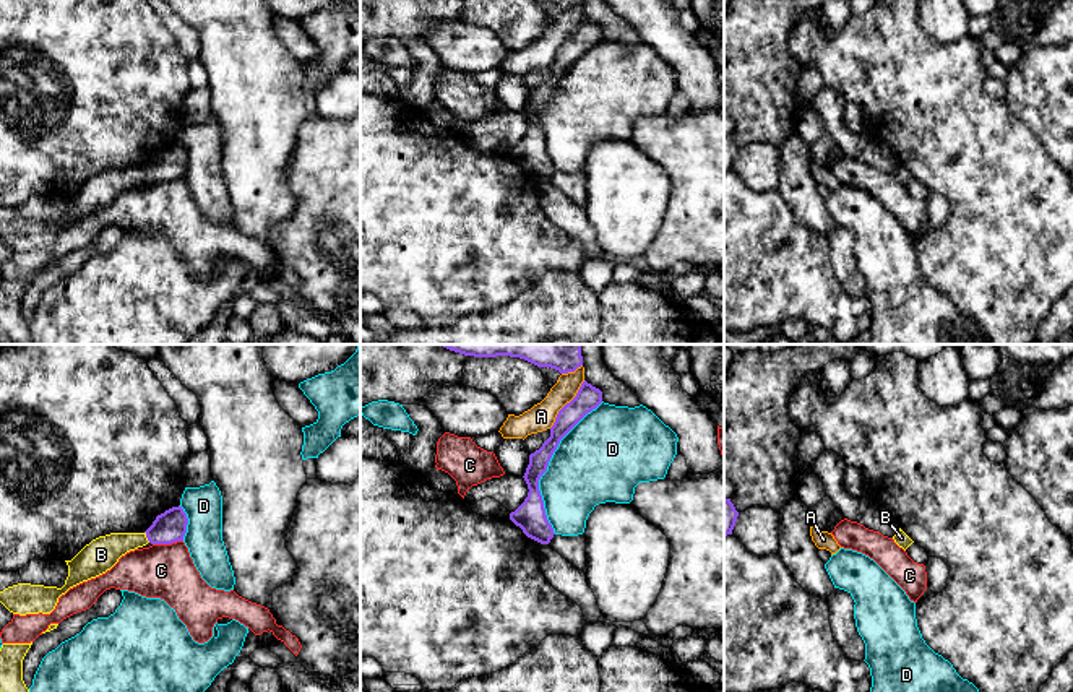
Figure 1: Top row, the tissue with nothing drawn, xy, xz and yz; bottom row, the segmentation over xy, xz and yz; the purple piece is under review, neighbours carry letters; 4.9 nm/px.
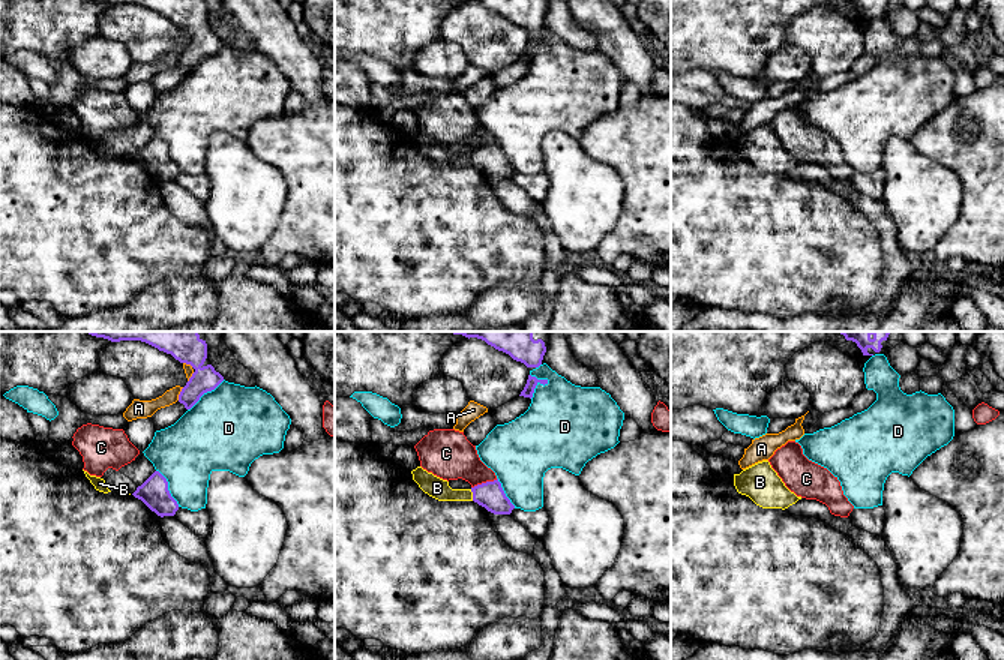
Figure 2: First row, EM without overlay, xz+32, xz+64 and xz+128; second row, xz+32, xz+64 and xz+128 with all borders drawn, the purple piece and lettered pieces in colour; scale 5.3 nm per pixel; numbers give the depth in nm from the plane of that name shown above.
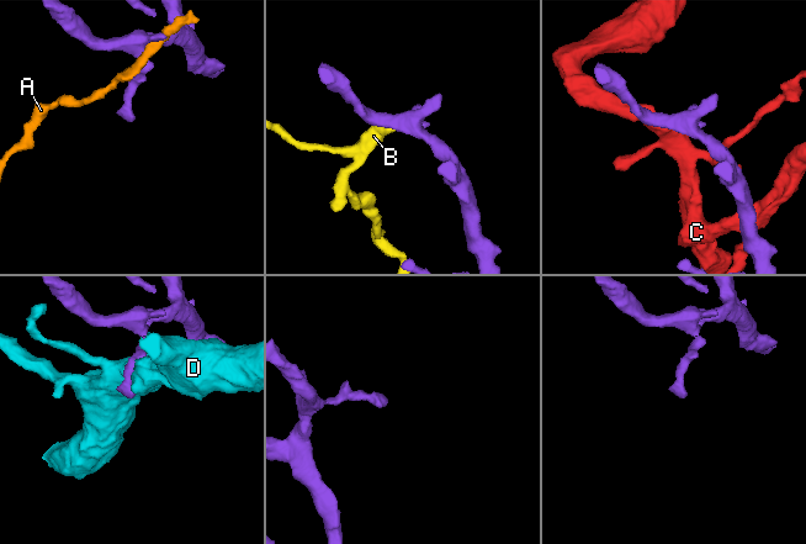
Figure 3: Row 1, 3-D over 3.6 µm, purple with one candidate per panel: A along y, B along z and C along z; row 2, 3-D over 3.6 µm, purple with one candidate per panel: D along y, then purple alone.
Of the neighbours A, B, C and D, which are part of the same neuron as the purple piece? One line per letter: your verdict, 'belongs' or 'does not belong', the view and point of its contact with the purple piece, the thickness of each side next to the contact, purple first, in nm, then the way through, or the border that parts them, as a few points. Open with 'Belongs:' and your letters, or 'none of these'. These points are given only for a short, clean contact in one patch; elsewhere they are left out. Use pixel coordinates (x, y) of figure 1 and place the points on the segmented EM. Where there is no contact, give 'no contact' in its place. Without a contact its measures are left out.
Belongs: B
A: does not belong; contact xz (565, 405); calibres 120 and 140 nm
B: belongs; contact xy (146, 536); calibres 160 and 170 nm; way xy (169, 527), (146, 536), (119, 543), (101, 554)
C: does not belong; contact xy (168, 543); calibres 160 and 280 nm; border xy (182, 540), (153, 544)
D: does not belong; contact xz (547, 465); calibres 140 and 400 nm

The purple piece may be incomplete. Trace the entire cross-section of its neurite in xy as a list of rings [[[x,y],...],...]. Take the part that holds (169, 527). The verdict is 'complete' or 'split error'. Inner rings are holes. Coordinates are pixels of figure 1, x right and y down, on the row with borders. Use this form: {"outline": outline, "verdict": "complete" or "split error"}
{"outline": [[[172,507],[157,515],[144,533],[110,533],[86,544],[68,565],[68,577],[62,588],[18,583],[0,591],[0,603],[13,614],[50,614],[62,595],[70,588],[110,570],[122,556],[151,544],[183,541],[188,518],[183,508]]], "verdict": "split error"}

